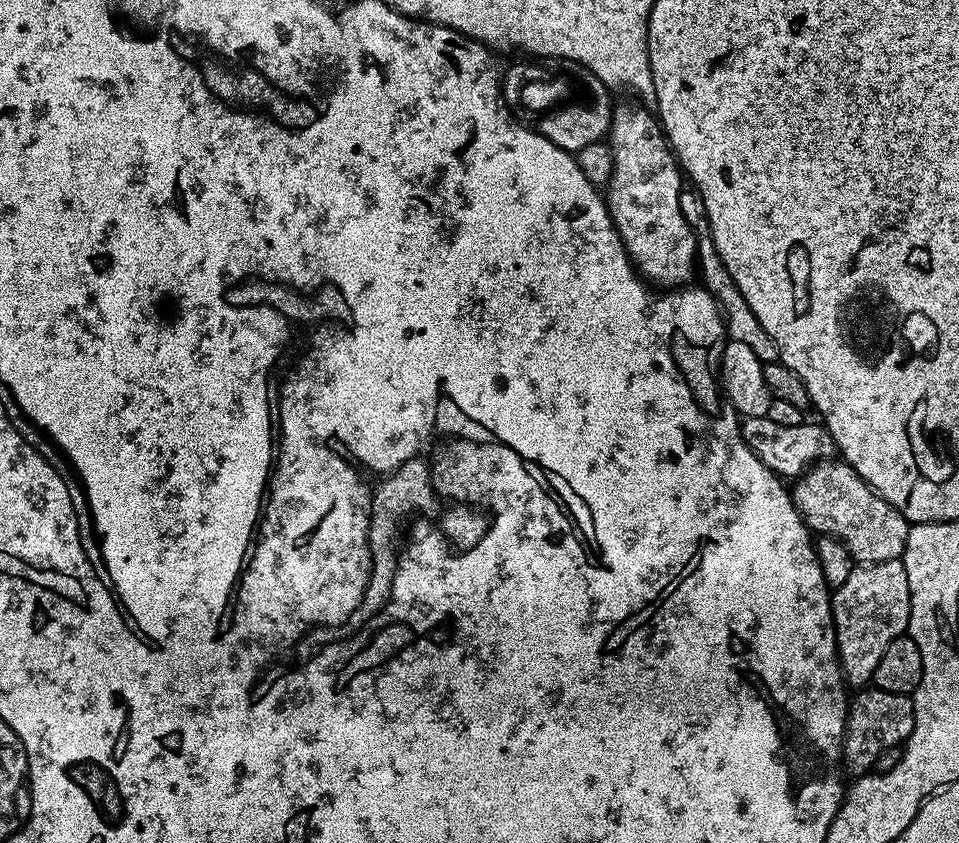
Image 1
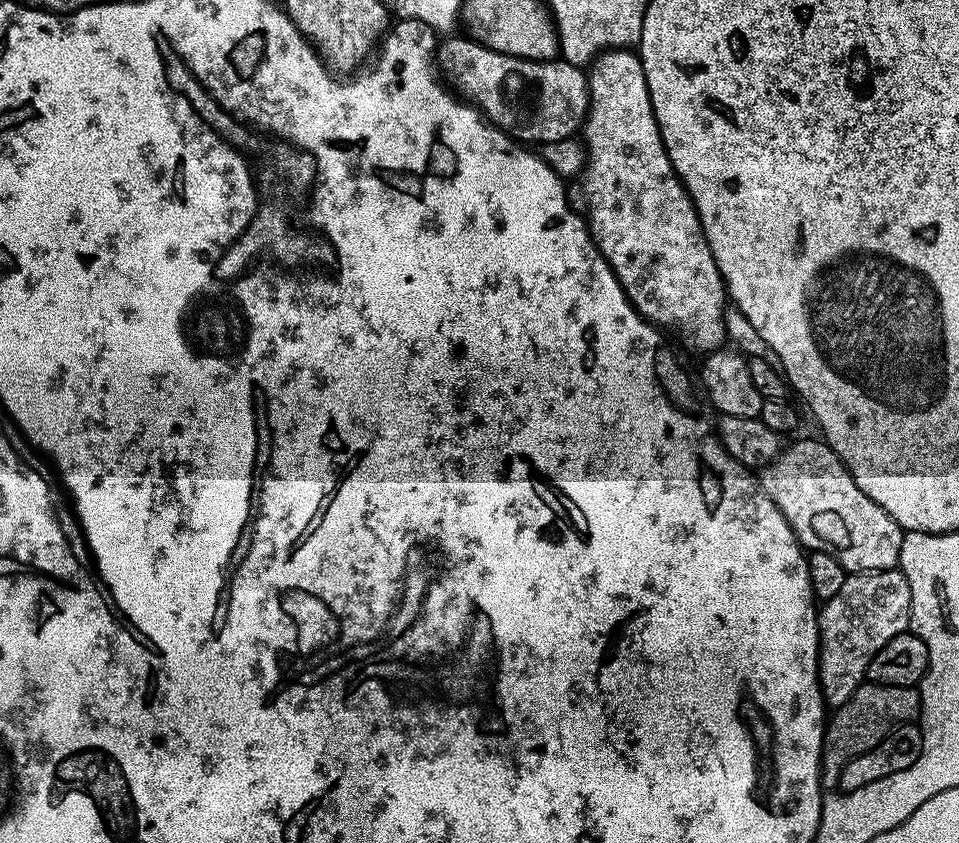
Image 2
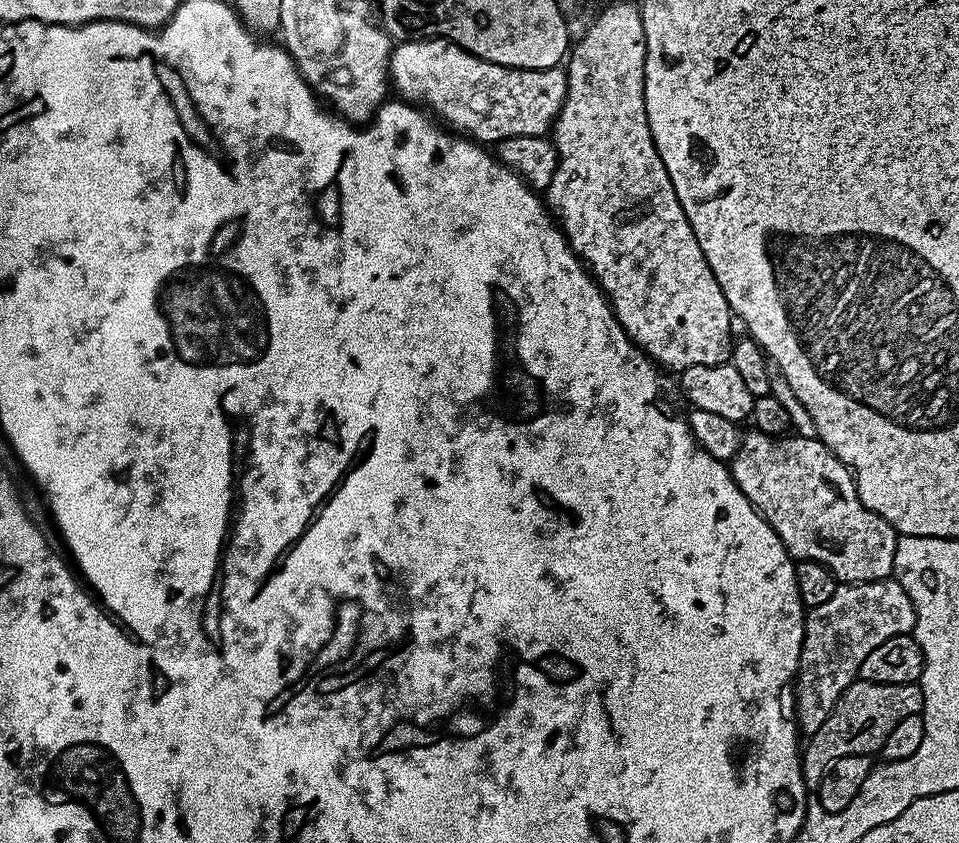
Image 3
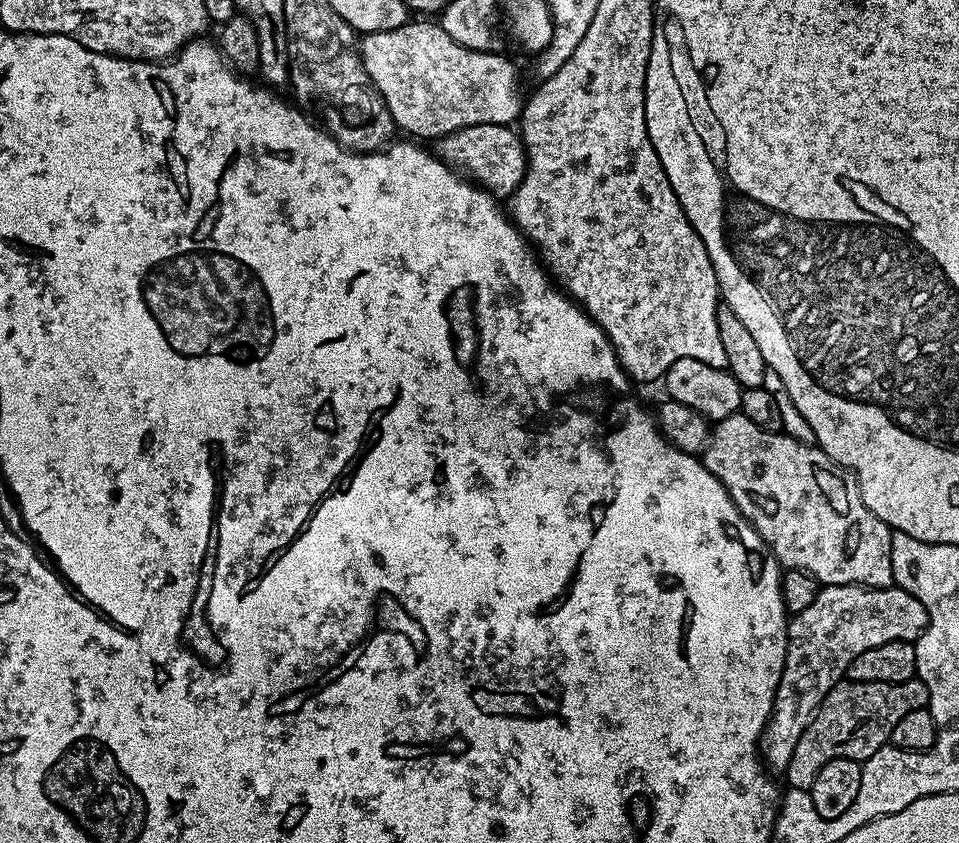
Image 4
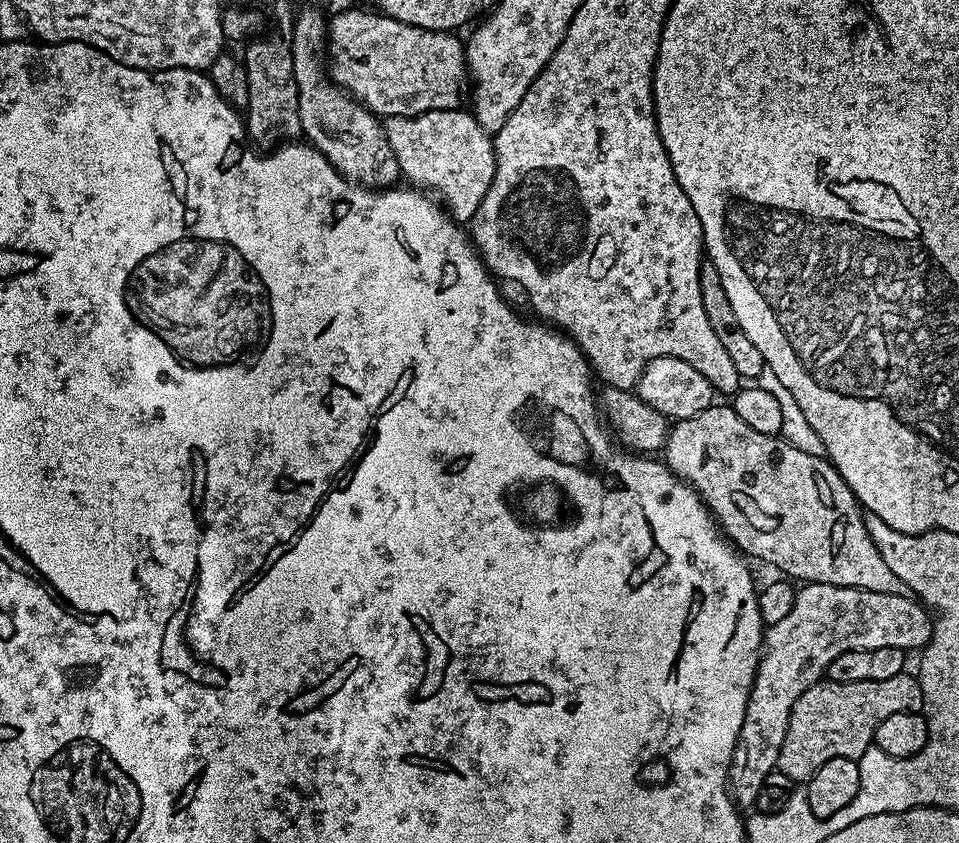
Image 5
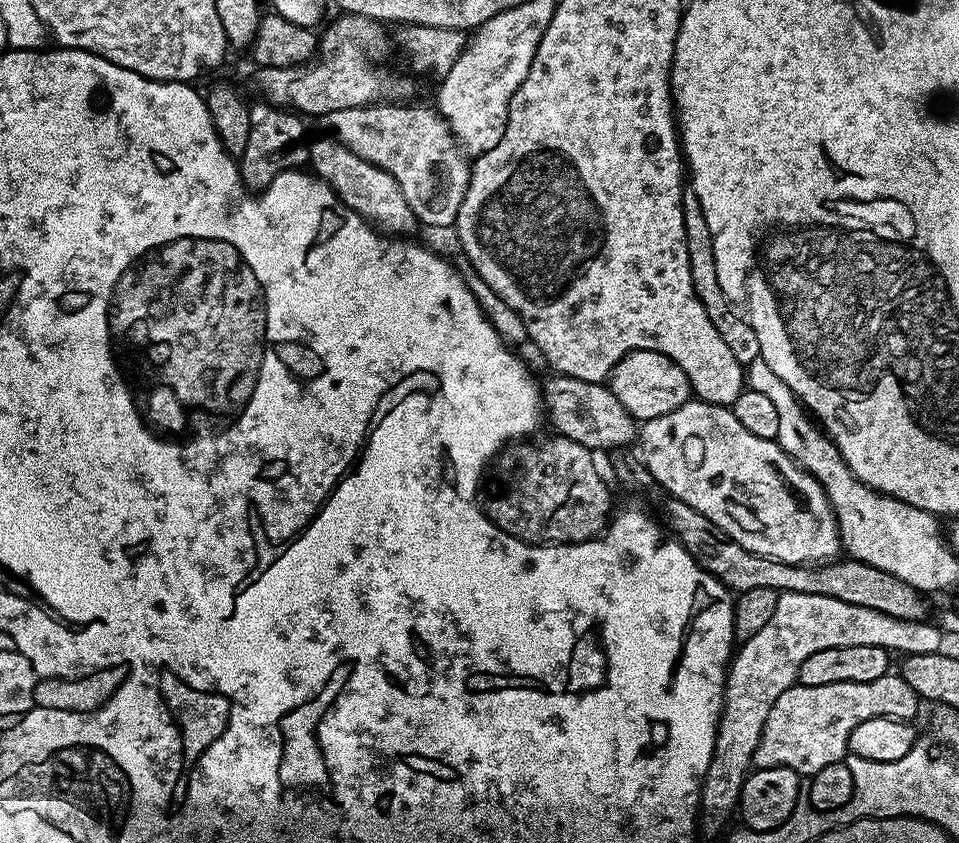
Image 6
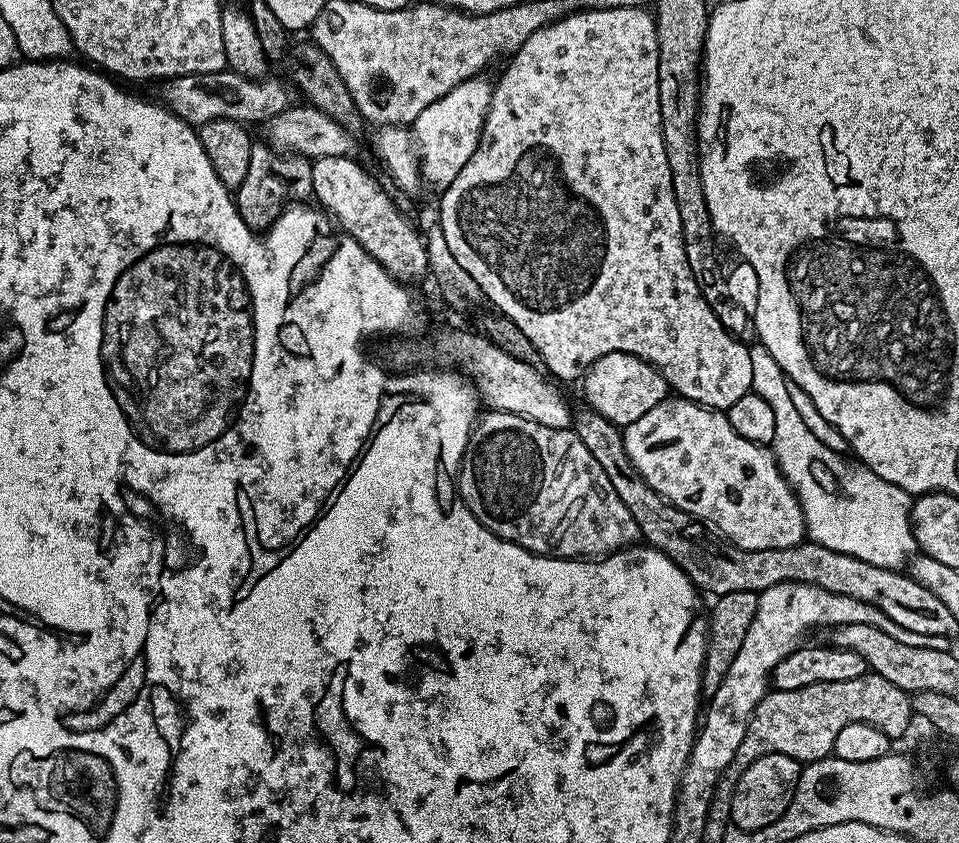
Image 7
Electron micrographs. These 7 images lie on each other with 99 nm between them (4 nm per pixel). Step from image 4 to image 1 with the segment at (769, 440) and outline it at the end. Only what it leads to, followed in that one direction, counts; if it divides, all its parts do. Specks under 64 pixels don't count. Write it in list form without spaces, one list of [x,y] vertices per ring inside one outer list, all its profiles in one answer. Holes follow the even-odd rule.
[[[843,462],[813,464],[791,489],[792,500],[813,533],[832,536],[848,547],[857,565],[877,564],[903,557],[908,537],[908,519],[882,497],[856,471]]]

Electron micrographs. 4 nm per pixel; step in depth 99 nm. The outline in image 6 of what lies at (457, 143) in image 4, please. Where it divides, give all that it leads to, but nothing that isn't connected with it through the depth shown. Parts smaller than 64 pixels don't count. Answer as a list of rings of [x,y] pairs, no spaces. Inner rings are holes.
[[[381,102],[378,104],[368,104],[365,108],[351,108],[350,110],[338,110],[331,112],[326,117],[326,124],[328,124],[327,131],[331,133],[335,139],[341,140],[350,150],[354,150],[354,154],[358,154],[360,158],[366,158],[366,162],[370,162],[374,166],[378,166],[382,170],[386,170],[386,174],[390,174],[398,182],[398,187],[402,189],[402,194],[406,197],[406,206],[410,206],[410,210],[414,210],[417,221],[421,225],[429,224],[432,228],[448,228],[451,229],[456,223],[456,215],[458,214],[458,206],[462,204],[462,198],[466,192],[468,185],[468,178],[470,175],[470,160],[462,151],[459,144],[456,143],[455,136],[452,135],[451,130],[448,129],[448,122],[440,115],[435,107],[429,108],[407,108],[404,102],[396,102],[400,104],[388,104],[389,102]]]

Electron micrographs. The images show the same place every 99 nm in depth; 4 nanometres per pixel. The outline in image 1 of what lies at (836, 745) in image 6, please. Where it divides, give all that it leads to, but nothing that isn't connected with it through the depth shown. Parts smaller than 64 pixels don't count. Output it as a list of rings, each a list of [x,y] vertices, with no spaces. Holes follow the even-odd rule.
[[[875,686],[865,687],[863,690],[857,691],[855,695],[851,697],[850,703],[848,705],[848,721],[844,727],[844,747],[842,749],[842,764],[845,769],[847,767],[850,771],[856,772],[852,774],[864,774],[869,770],[875,769],[877,767],[877,760],[884,752],[890,752],[899,749],[901,745],[907,741],[909,734],[914,730],[914,706],[912,705],[913,697],[911,695],[903,696],[902,694],[890,694],[886,690]]]

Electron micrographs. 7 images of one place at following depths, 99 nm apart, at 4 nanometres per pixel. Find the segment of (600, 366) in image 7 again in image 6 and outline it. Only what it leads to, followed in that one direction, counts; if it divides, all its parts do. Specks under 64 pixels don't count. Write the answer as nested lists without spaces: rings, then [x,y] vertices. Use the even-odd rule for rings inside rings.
[[[638,350],[620,359],[612,371],[610,387],[618,402],[622,402],[622,406],[626,406],[626,410],[638,422],[670,414],[670,410],[678,410],[678,406],[685,404],[693,395],[686,374],[682,374],[682,366],[678,366],[666,354],[654,350]]]

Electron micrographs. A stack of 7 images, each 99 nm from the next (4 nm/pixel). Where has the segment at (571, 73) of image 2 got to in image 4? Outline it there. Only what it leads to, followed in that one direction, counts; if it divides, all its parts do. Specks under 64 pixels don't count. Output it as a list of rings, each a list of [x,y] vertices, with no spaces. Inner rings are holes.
[[[416,18],[389,32],[370,33],[365,35],[358,44],[360,57],[364,63],[366,74],[370,74],[372,85],[382,94],[382,98],[394,118],[397,129],[399,129],[401,133],[409,132],[409,134],[412,135],[409,137],[412,138],[420,138],[416,136],[422,136],[428,140],[432,138],[434,140],[435,138],[450,134],[454,130],[462,130],[466,126],[478,126],[479,124],[515,125],[517,121],[519,121],[522,111],[522,95],[520,96],[520,80],[516,77],[516,68],[507,60],[508,56],[495,52],[476,52],[474,49],[468,49],[466,46],[456,42],[454,38],[450,38],[450,34],[441,28],[439,23],[433,22],[433,24],[431,24],[428,20],[431,19]]]

